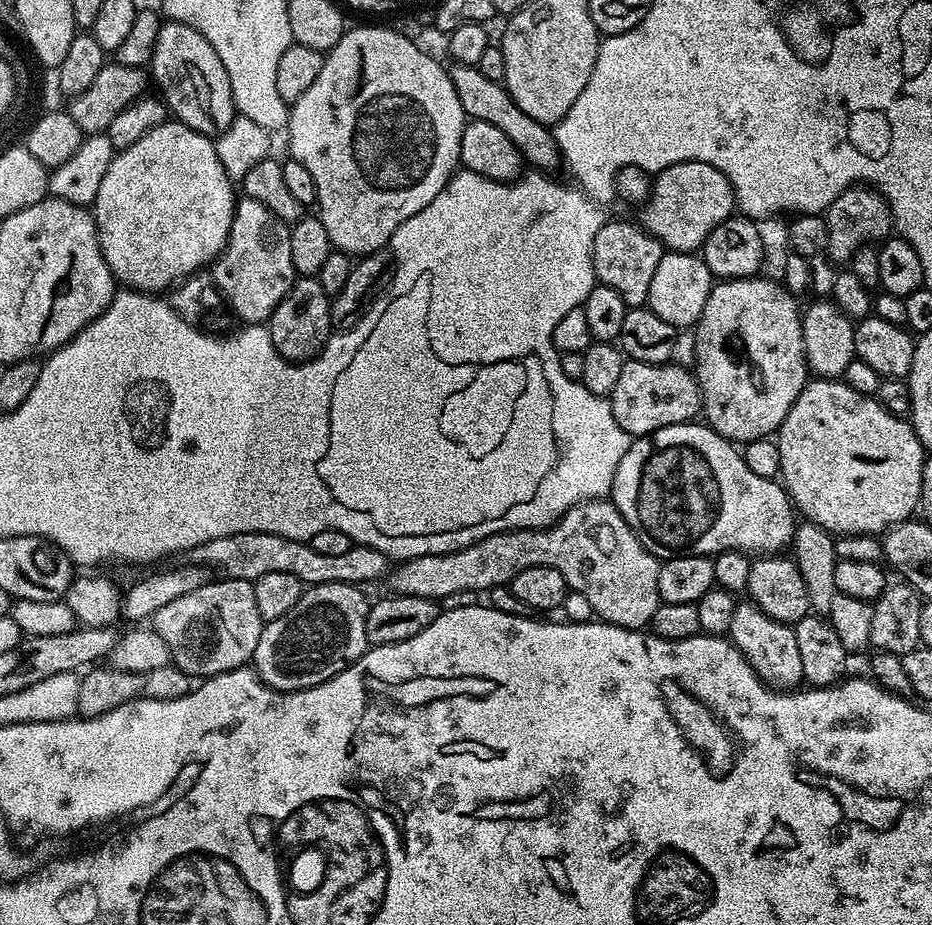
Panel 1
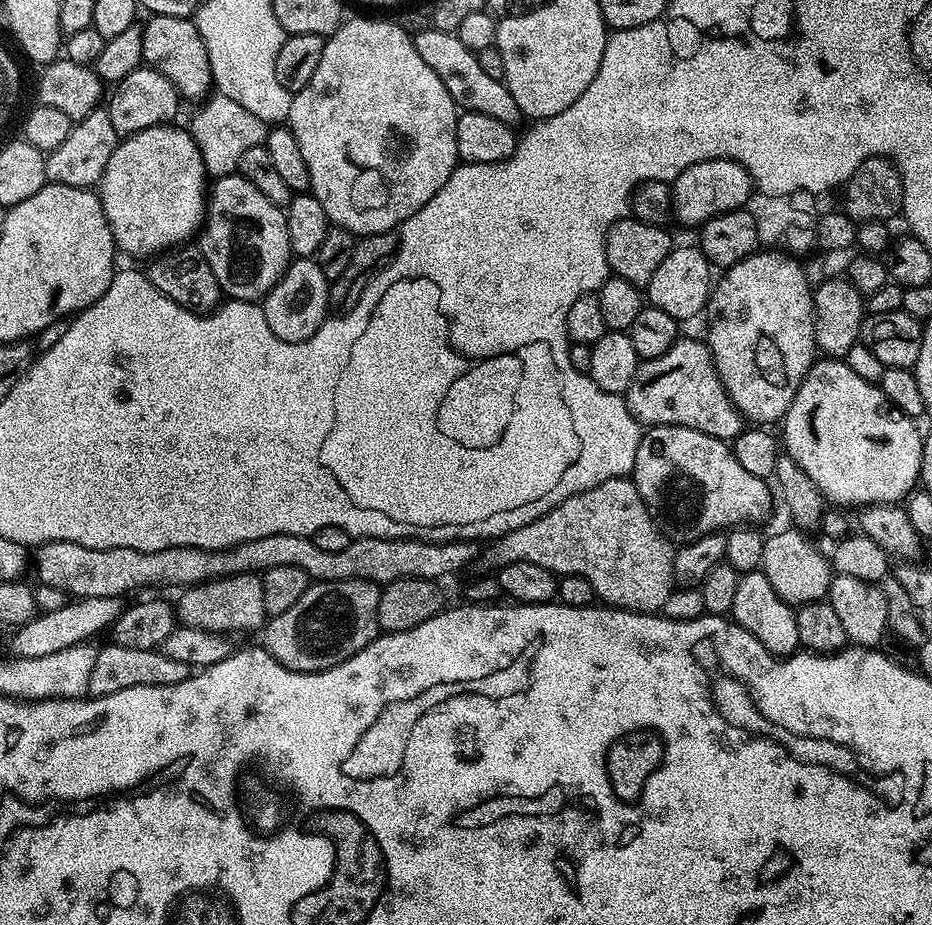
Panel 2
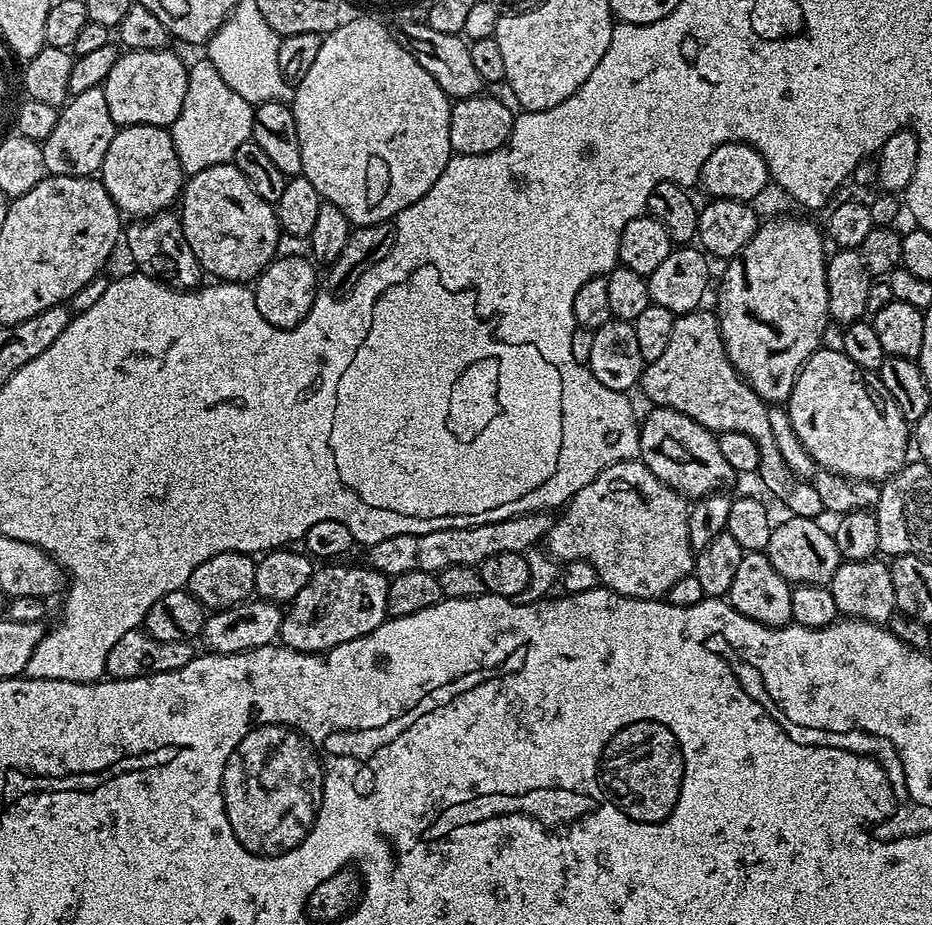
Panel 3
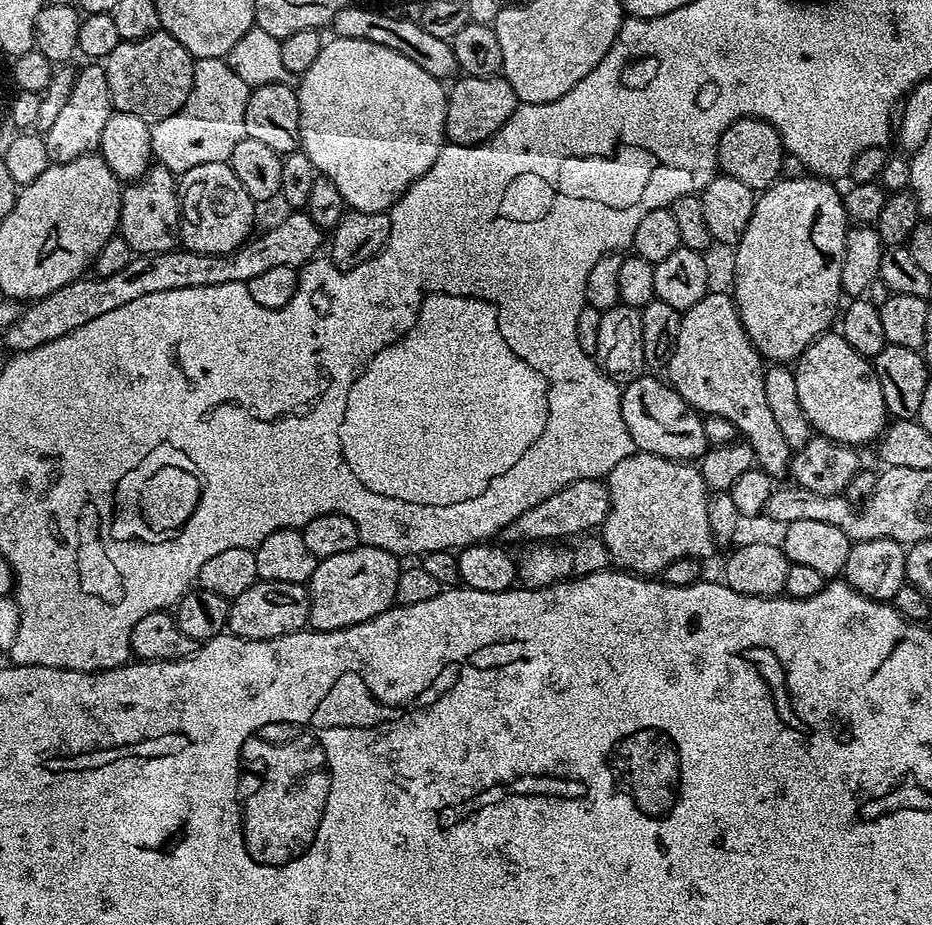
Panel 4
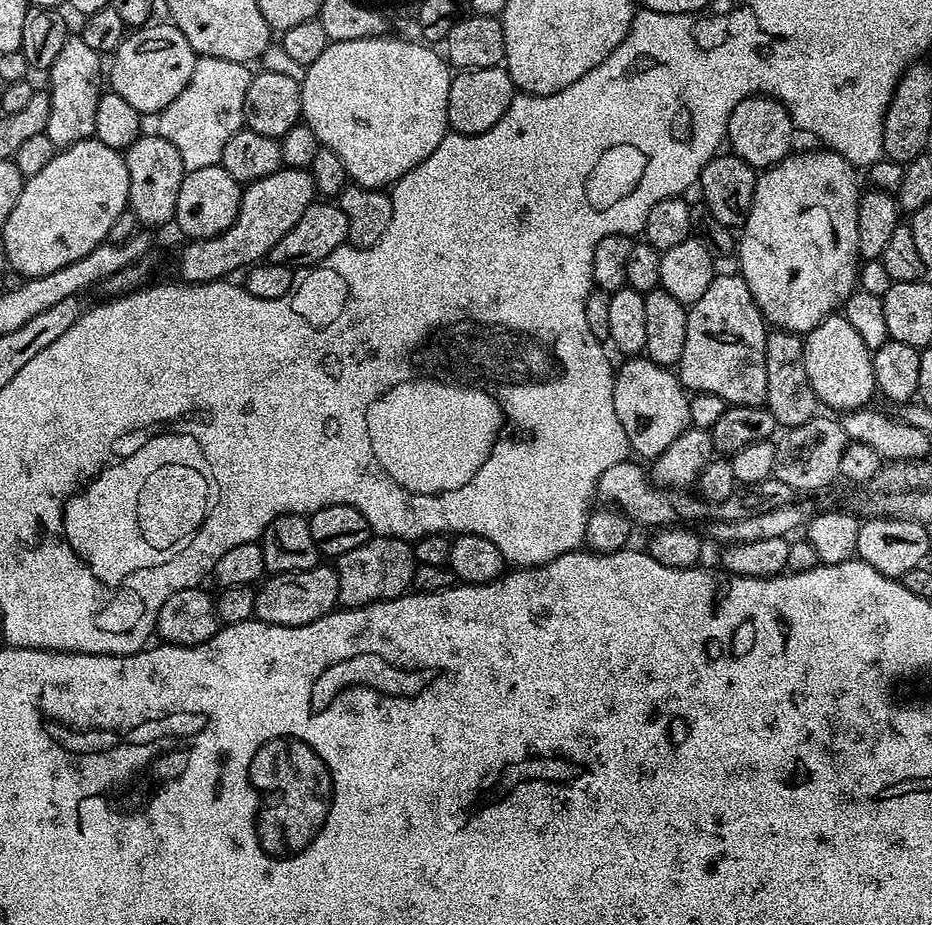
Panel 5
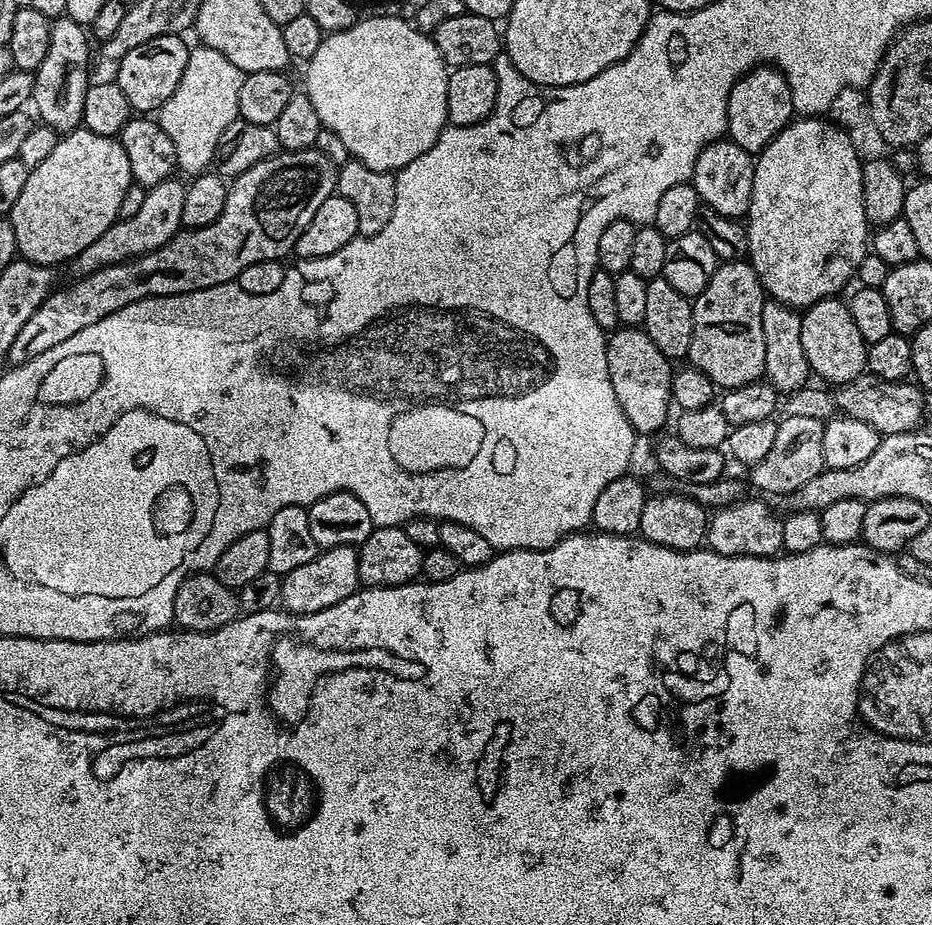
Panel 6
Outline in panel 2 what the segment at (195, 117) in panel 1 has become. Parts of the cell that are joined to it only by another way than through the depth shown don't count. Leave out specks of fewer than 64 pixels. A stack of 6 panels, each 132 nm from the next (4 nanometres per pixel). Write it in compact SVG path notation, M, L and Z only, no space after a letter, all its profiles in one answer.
M149 15L144 24L142 34L142 54L144 64L157 68L163 76L170 78L176 92L185 101L200 102L213 91L210 58L206 50L206 42L202 42L202 34L196 28L195 19L187 16Z

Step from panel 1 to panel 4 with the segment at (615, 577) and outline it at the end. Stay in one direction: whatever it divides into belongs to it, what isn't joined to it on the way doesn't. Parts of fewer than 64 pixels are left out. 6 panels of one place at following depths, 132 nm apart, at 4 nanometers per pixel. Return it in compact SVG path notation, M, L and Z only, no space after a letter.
M636 450L608 472L606 483L610 510L602 535L617 569L652 578L678 558L704 562L712 551L717 551L707 517L710 489L695 463Z

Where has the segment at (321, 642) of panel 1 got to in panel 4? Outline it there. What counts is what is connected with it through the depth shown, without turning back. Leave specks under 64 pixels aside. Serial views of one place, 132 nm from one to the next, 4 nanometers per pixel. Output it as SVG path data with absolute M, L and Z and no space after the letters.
M361 543L360 547L354 550L346 550L346 554L330 554L330 558L317 560L314 574L308 579L306 585L310 598L309 625L317 632L329 632L373 620L378 614L382 614L396 604L396 591L401 571L401 557L365 543Z

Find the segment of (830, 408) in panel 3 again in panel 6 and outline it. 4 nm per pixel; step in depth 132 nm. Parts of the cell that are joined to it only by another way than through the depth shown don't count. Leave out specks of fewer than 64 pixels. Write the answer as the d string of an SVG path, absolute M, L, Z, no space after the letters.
M843 299L820 300L803 309L801 328L802 347L816 376L829 380L832 386L839 386L866 372L869 344L863 340L857 323L851 317L849 305Z

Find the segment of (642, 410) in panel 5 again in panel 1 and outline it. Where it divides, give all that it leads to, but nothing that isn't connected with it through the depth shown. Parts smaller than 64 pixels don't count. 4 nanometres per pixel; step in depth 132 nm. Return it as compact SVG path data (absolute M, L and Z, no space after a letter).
M704 422L671 424L654 430L648 436L635 437L626 454L622 454L622 462L618 462L610 499L626 517L630 527L643 533L657 549L665 548L668 554L776 554L793 543L798 525L797 513L783 483L754 474L741 449Z

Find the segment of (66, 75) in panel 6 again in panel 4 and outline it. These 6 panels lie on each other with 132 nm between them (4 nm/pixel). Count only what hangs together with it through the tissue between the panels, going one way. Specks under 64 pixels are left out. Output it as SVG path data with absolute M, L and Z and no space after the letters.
M88 62L85 65L84 69L81 67L76 73L76 81L70 90L70 99L66 106L43 133L46 153L54 164L74 162L74 158L93 155L100 147L102 130L114 111L103 63Z

